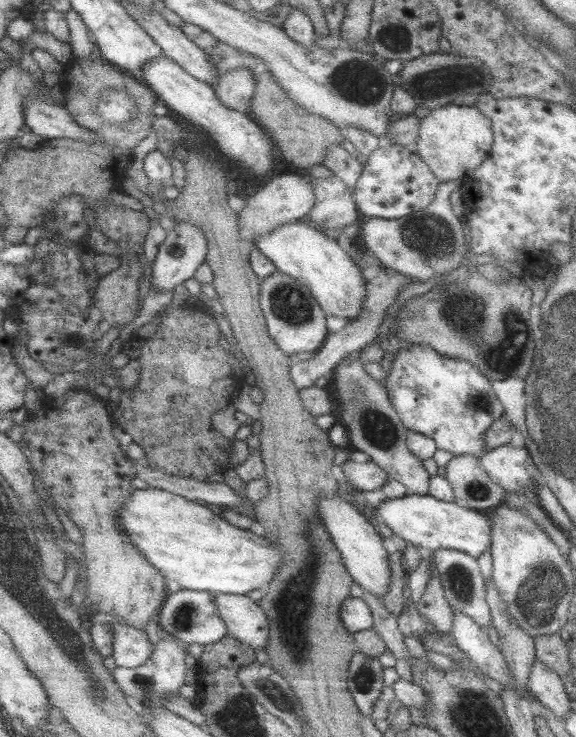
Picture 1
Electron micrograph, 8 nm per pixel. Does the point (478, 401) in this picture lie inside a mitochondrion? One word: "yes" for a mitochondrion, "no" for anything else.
yes

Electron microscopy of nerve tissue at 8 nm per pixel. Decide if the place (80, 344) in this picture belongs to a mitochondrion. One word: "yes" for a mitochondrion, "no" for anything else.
yes

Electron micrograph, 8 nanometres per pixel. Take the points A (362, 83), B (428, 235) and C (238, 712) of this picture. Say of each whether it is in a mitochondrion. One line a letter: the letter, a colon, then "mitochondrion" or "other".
A: mitochondrion
B: mitochondrion
C: mitochondrion

